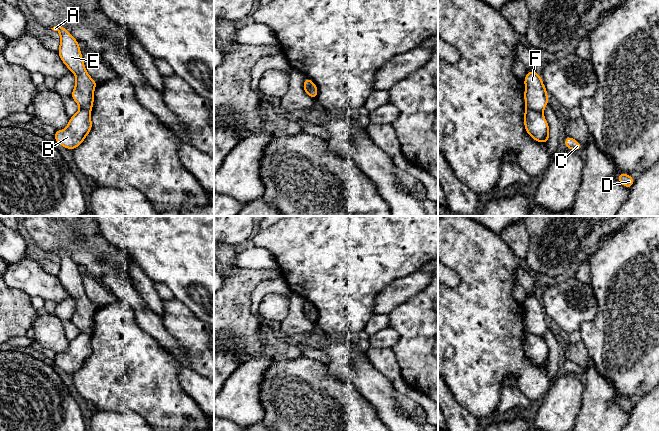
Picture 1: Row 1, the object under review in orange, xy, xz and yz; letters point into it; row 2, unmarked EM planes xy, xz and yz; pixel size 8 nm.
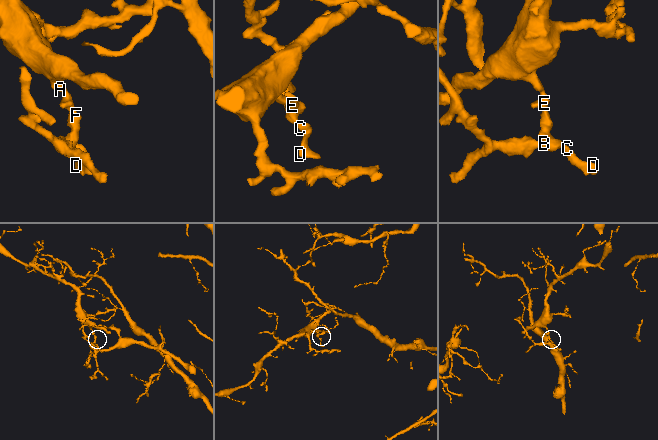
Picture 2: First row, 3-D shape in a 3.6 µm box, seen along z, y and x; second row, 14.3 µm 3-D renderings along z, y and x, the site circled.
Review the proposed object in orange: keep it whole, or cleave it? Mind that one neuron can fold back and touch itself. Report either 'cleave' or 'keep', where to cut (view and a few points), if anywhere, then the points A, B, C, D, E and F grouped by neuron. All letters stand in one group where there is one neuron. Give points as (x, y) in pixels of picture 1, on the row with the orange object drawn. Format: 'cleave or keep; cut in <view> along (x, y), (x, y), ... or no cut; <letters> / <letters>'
cleave; cut in yz along (526, 108), (541, 113); A E F / B C D

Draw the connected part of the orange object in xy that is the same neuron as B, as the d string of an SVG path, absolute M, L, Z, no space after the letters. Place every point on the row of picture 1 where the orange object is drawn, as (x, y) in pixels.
M80 109L75 115L70 117L68 126L64 130L55 131L53 136L57 143L73 151L82 144L91 129L90 111Z

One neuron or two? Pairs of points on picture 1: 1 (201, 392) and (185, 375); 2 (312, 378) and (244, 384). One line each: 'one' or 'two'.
1: one
2: two

